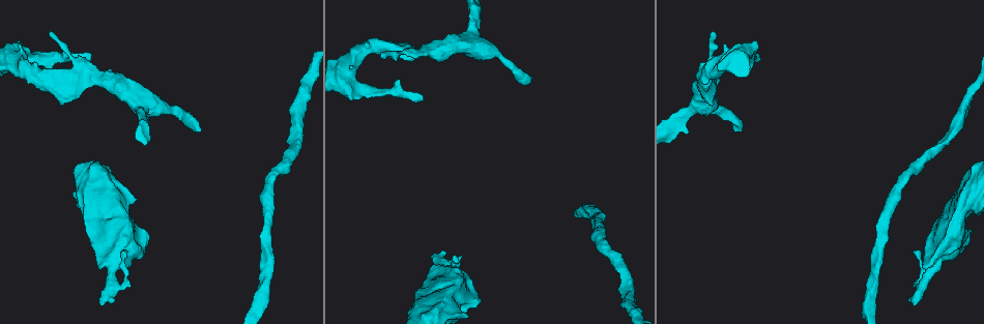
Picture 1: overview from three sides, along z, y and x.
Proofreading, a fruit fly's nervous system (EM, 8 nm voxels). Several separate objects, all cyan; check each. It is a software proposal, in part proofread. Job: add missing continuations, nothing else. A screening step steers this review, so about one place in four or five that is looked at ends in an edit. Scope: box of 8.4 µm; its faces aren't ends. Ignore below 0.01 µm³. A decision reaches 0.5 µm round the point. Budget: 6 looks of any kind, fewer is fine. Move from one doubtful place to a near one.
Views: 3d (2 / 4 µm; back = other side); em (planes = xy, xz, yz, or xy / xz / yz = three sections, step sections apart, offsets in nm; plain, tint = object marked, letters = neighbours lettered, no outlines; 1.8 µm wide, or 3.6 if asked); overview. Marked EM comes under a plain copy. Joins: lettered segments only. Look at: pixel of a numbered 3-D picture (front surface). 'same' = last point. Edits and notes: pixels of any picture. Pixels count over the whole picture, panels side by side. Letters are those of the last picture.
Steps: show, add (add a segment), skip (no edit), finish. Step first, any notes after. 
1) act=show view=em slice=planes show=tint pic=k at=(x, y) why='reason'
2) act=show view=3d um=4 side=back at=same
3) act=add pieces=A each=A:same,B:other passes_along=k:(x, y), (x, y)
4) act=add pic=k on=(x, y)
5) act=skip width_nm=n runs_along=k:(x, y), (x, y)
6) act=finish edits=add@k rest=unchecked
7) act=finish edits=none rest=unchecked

act=show view=em slice=xz step=4 show=letters pic=1 at=(434, 256)

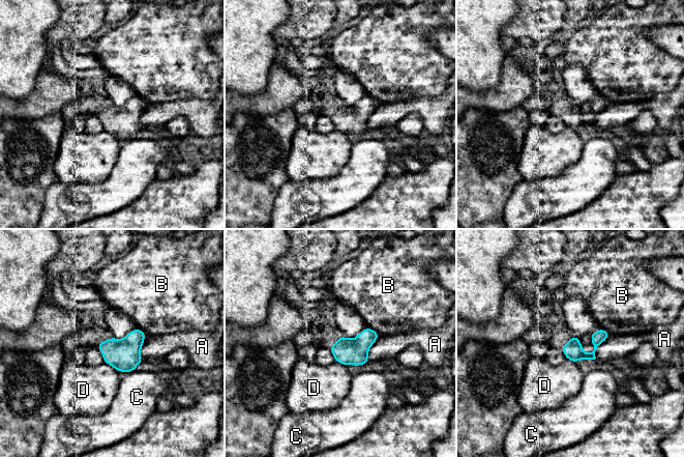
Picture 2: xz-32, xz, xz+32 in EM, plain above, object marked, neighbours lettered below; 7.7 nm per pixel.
act=show view=em slice=planes show=letters at=same why='another direction'

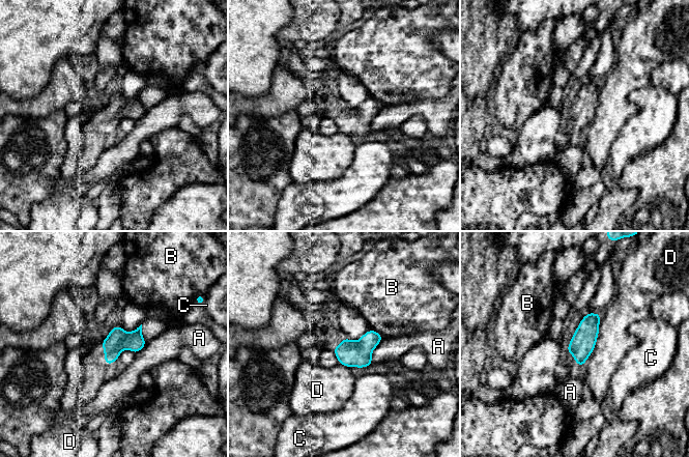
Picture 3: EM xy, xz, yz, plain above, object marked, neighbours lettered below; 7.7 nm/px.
act=skip width_nm=180 each=A:other,B:other,C:other,D:other found='none of them fits'

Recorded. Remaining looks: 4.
act=show view=em slice=planes show=letters pic=1 at=(423, 96) why='an open end'

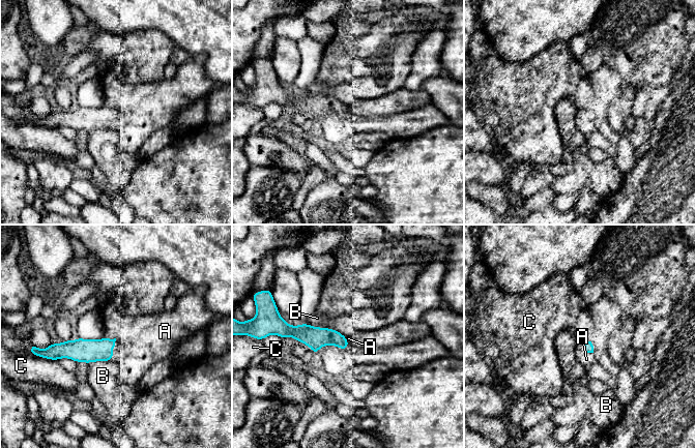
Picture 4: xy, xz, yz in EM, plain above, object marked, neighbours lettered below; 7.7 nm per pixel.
act=add pieces=A each=A:same,B:other,C:other found='it goes on there'

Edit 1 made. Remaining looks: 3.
act=show view=3d um=2 pic=1 at=(734, 129) why='branch stops here'

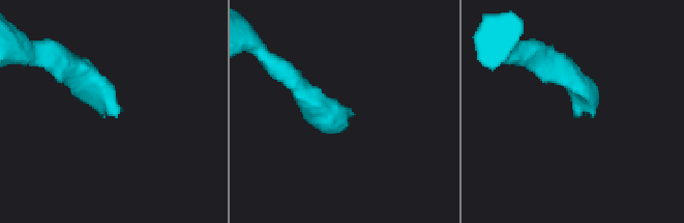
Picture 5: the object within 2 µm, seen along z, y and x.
act=show view=em slice=xy step=4 show=letters pic=5 at=(576, 116)

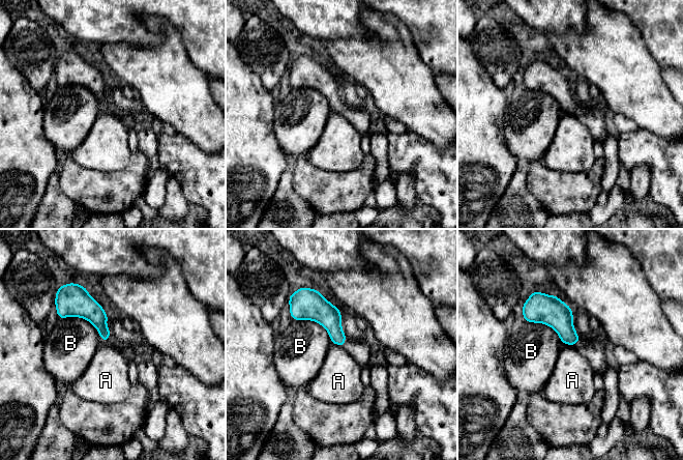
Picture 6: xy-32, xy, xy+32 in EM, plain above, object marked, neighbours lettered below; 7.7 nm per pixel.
act=show view=em slice=planes show=letters at=same

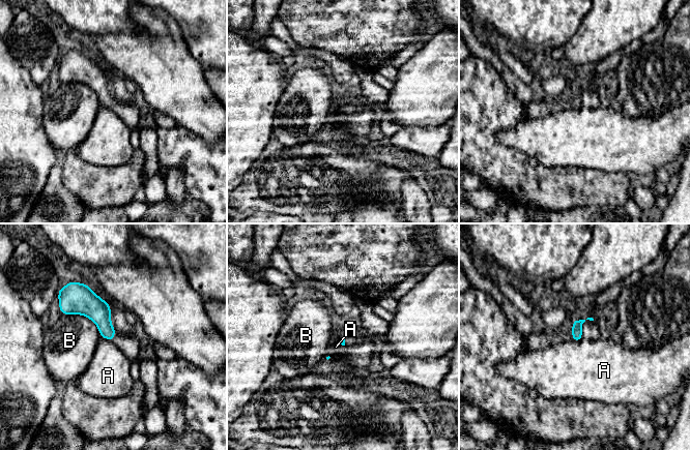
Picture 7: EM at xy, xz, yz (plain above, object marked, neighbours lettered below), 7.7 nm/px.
act=skip each=A:other,B:other border=7:(102, 337), (112, 341) found='no lettered segment goes on from it'

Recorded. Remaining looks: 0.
act=finish edits=add@4 rest=unchecked

